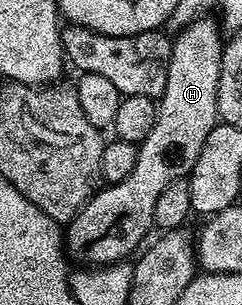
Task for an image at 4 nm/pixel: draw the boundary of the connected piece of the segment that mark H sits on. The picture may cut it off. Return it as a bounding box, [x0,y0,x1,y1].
[65,18,225,265]

